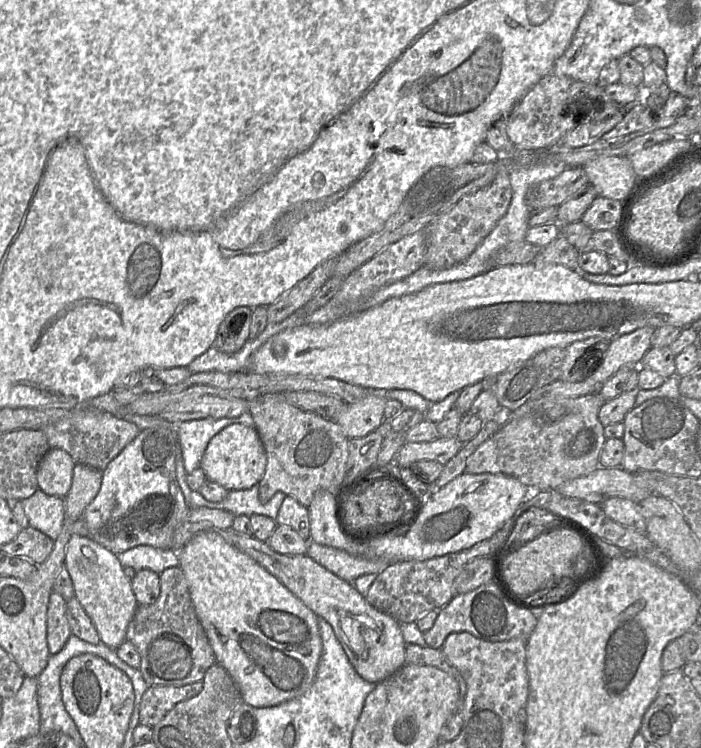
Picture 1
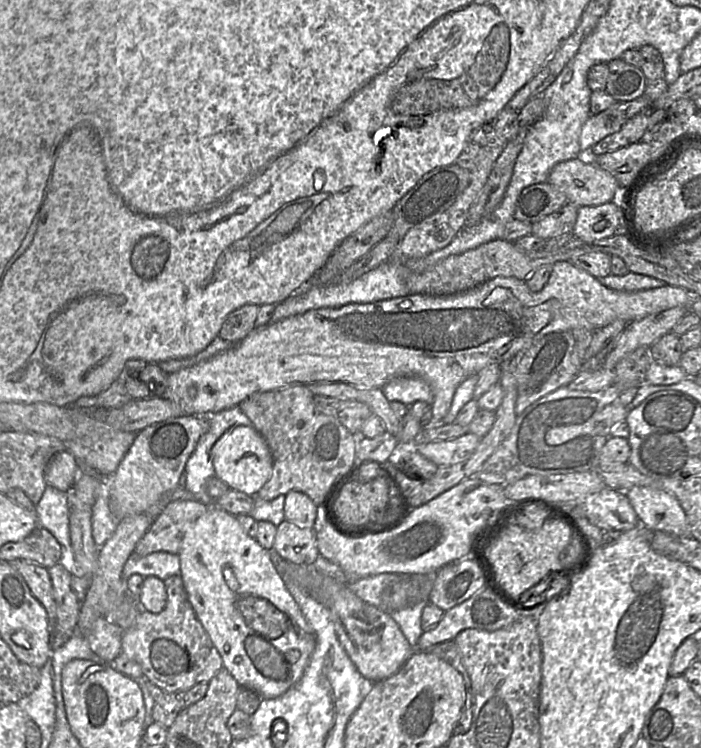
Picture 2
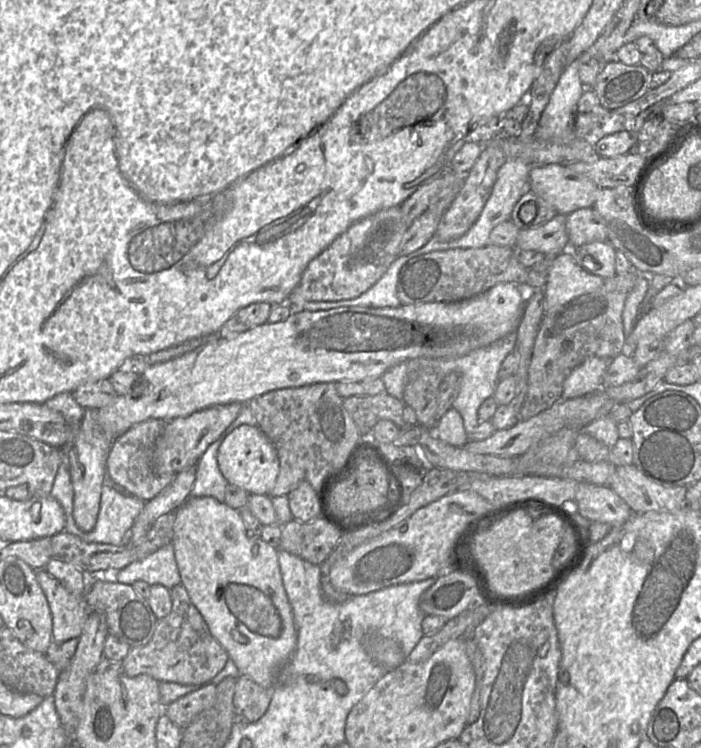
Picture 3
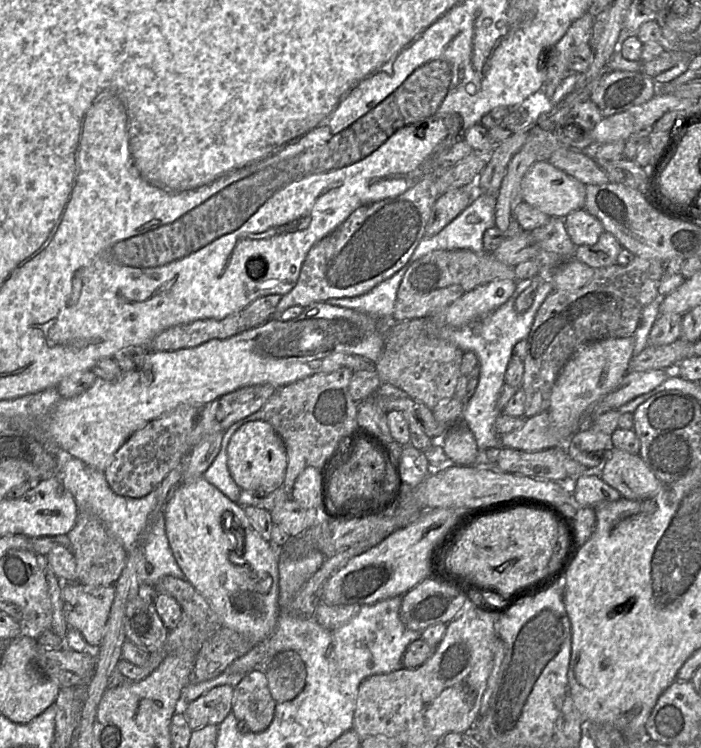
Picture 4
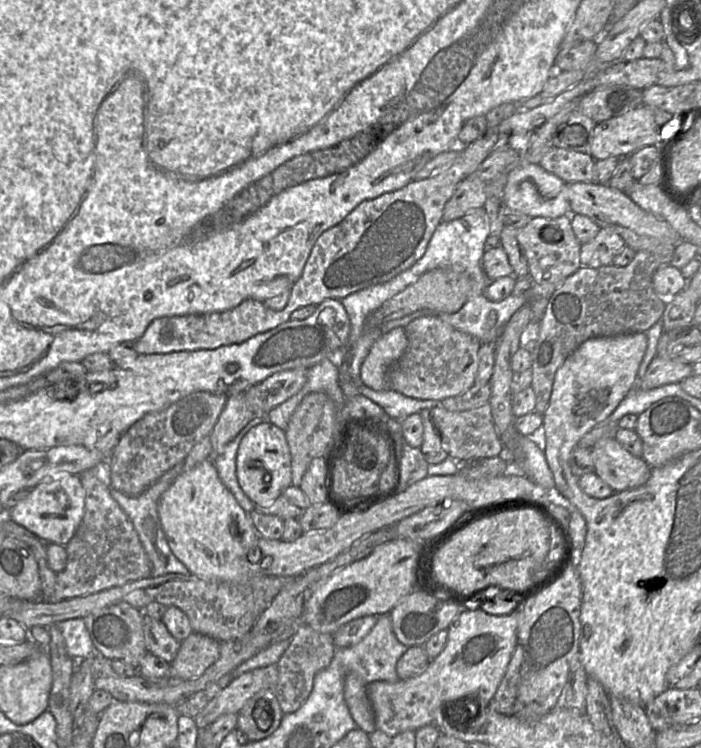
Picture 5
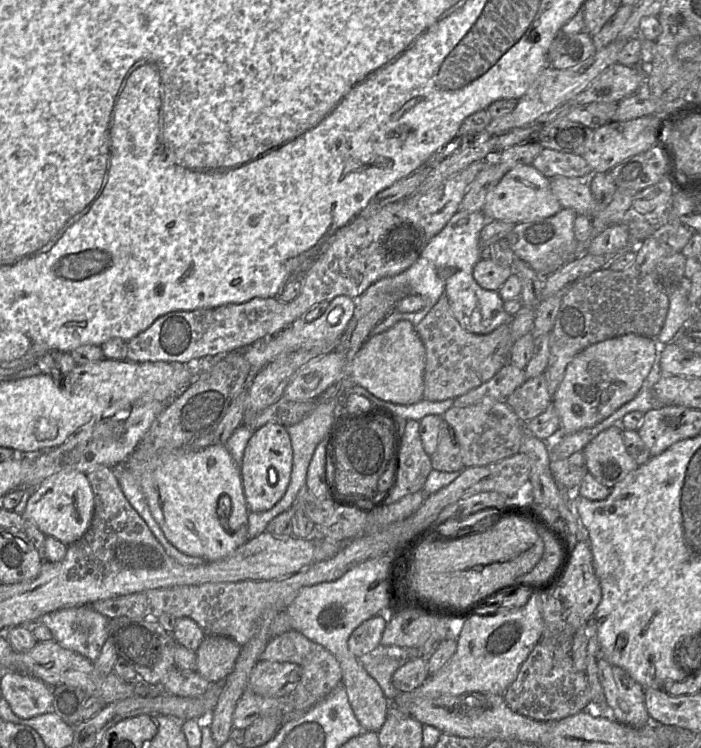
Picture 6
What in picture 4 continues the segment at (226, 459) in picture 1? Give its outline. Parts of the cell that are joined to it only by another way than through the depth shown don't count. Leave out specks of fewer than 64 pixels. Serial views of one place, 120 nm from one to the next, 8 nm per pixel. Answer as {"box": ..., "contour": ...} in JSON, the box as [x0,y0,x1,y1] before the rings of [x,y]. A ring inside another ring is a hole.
{"box":[227,421,287,493],"contour":[[[251,421],[232,435],[227,447],[227,465],[231,477],[241,491],[271,493],[284,483],[287,468],[286,446],[267,421]]]}

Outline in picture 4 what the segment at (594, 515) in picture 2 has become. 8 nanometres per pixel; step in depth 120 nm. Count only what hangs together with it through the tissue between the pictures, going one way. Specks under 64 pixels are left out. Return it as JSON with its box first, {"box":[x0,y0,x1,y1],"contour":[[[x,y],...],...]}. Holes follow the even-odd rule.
{"box":[572,472,620,507],"contour":[[[587,472],[575,479],[572,501],[578,507],[594,507],[620,498],[620,493],[604,482],[598,473]]]}

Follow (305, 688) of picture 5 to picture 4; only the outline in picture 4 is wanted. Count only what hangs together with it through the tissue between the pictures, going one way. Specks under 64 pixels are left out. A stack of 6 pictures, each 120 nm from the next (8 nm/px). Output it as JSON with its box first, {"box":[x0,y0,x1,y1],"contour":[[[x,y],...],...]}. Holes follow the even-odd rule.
{"box":[263,650,306,703],"contour":[[[293,650],[276,654],[263,670],[270,693],[277,703],[294,699],[305,687],[306,666],[300,655]]]}

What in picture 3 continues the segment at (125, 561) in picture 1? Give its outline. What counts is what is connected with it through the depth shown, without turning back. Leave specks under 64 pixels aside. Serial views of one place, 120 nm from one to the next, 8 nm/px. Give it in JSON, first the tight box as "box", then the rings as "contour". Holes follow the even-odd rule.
{"box":[112,543,181,589],"contour":[[[172,543],[167,544],[146,558],[133,562],[112,575],[115,581],[131,585],[142,580],[151,585],[162,585],[167,589],[181,584]]]}

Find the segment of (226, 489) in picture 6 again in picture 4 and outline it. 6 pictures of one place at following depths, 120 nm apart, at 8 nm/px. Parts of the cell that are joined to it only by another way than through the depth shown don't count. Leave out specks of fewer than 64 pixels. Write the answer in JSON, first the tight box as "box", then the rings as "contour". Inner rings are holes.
{"box":[164,476,279,646],"contour":[[[203,476],[187,484],[180,484],[171,499],[164,507],[166,535],[174,558],[184,573],[185,579],[207,600],[210,607],[217,614],[222,628],[232,629],[245,636],[253,646],[266,640],[272,635],[279,616],[279,549],[270,541],[265,541],[253,528],[253,523],[244,512],[244,508],[227,498],[219,489],[210,484]]]}

